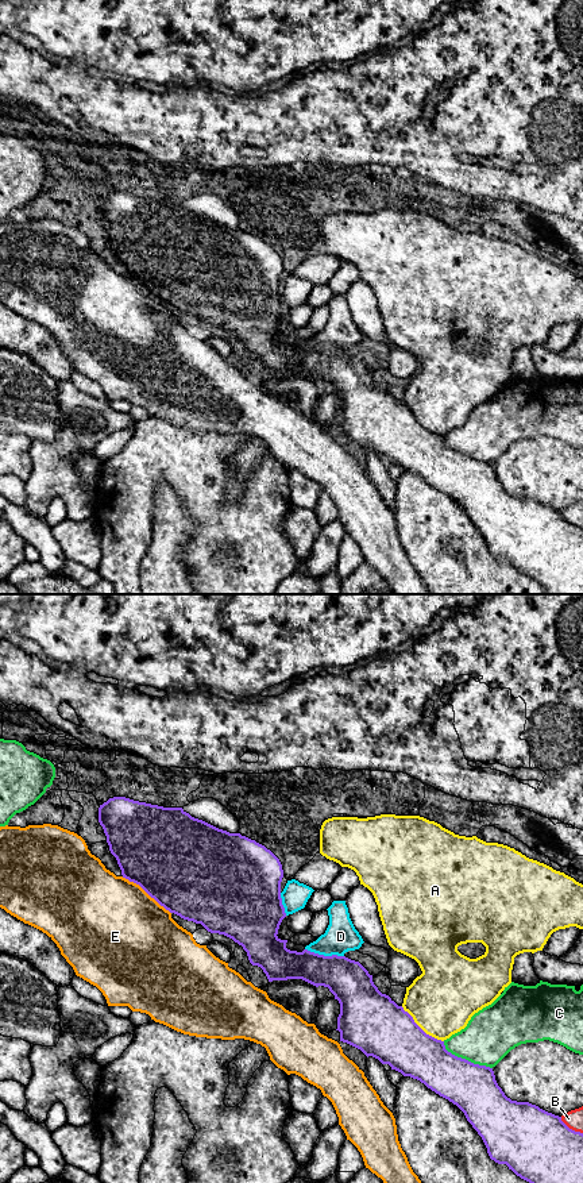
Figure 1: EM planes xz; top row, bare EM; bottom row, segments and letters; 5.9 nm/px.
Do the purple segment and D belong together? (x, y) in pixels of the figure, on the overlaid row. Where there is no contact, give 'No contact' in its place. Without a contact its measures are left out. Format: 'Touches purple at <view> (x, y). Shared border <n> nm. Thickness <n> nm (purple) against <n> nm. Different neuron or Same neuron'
Touches purple at xz (323, 955). Shared border 240 nm. Thickness 240 nm (purple) against 190 nm. Same neuron

